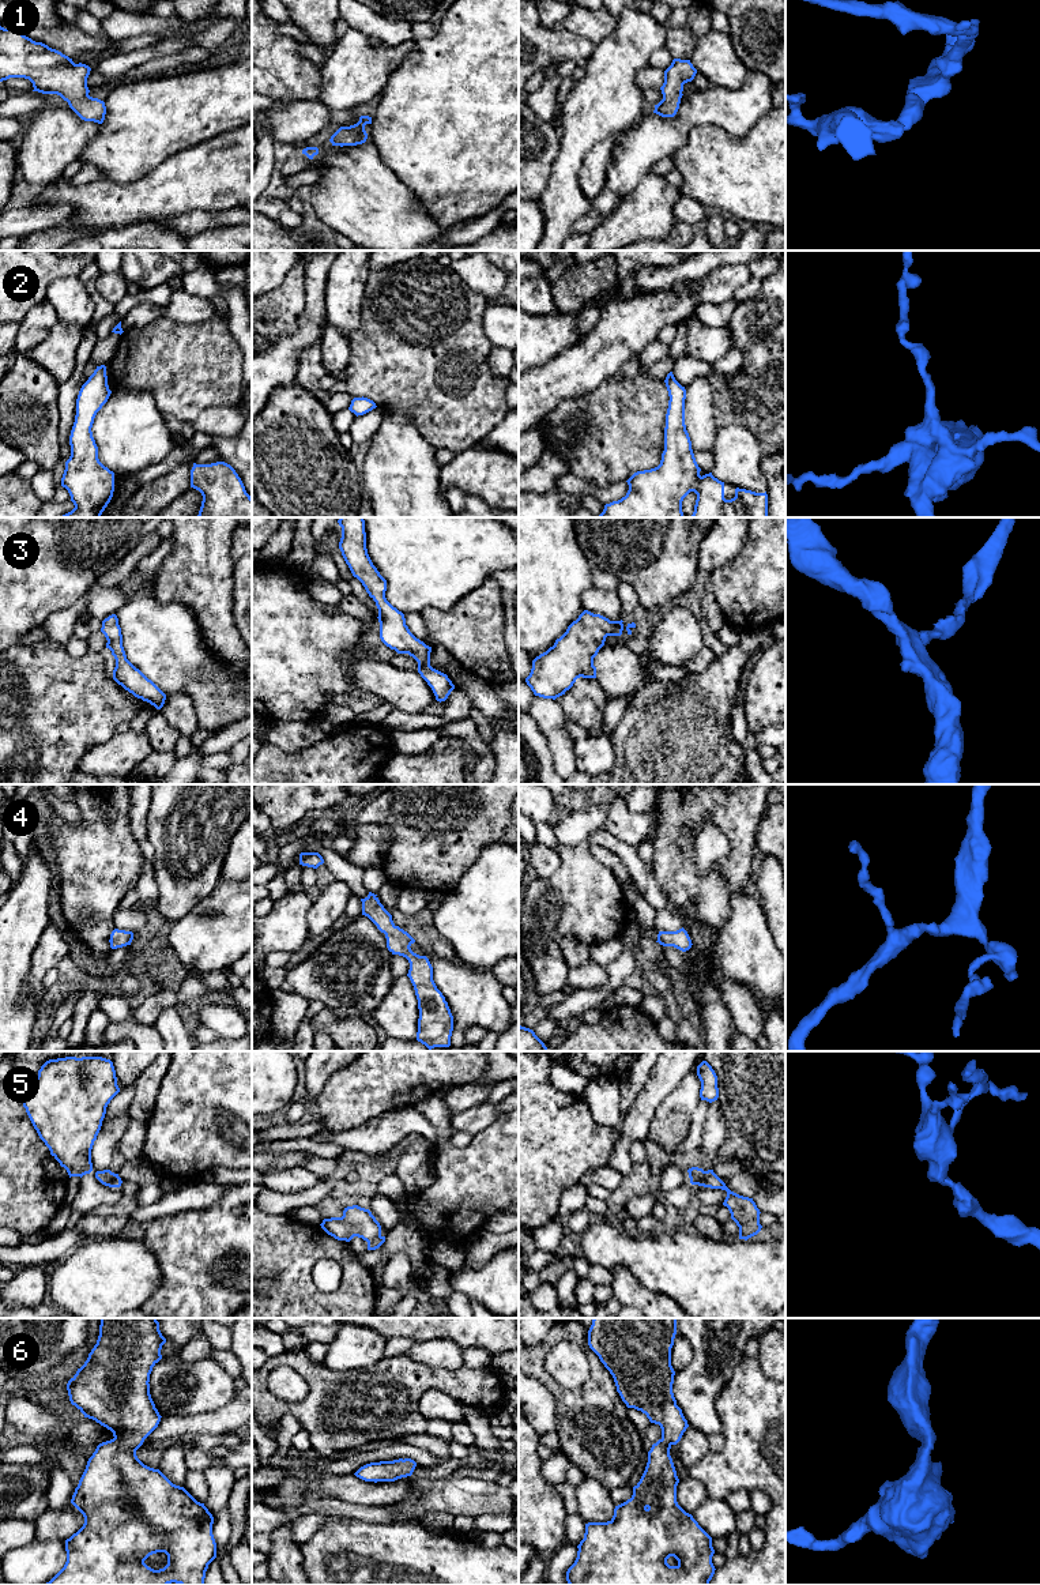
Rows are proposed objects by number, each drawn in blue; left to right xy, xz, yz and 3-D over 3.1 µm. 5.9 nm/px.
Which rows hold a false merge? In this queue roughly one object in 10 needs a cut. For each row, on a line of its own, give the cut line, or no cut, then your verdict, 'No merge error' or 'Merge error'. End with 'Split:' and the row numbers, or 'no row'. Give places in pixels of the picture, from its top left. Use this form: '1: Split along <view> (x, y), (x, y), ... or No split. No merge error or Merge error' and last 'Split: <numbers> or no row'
1: No split. No merge error
2: No split. No merge error
3: No split. No merge error
4: No split. No merge error
5: No split. No merge error
6: No split. No merge error
Split: no row

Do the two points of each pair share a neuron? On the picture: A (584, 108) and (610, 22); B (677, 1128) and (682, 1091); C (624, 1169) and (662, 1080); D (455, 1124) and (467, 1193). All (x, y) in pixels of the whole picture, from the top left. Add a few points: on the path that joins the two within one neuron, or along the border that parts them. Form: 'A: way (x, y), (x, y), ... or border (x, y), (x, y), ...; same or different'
A: border (618, 17), (618, 25), (595, 45); different
B: way (677, 1118), (677, 1109), (682, 1100); same
C: way (624, 1147), (625, 1137), (636, 1125), (647, 1102); same
D: border (449, 1118), (449, 1129), (452, 1132); different

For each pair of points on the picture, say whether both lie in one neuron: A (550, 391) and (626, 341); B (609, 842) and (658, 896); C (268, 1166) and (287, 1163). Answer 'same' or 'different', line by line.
A: same
B: same
C: same

